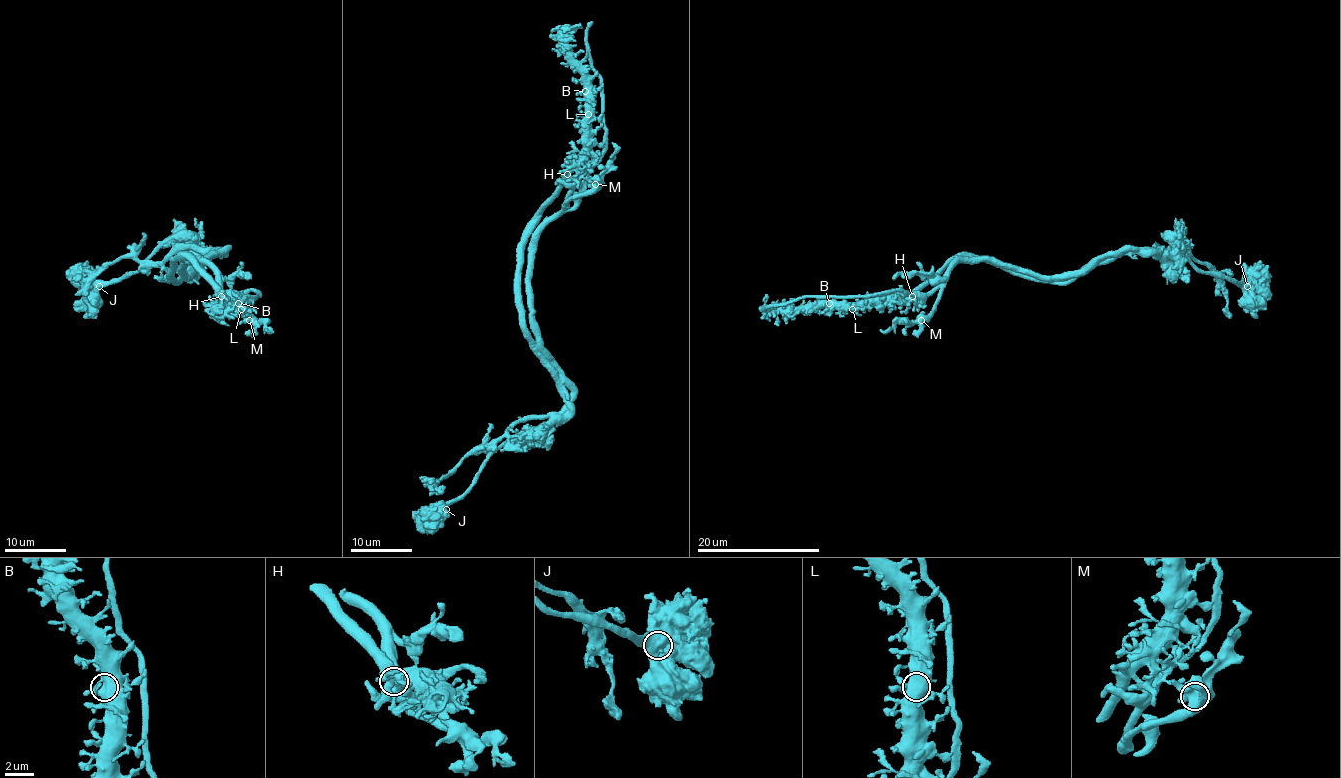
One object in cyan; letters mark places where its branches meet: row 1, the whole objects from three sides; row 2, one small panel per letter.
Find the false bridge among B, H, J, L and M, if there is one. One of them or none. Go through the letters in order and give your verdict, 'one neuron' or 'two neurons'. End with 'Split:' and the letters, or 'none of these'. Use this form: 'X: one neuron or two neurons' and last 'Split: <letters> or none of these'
B: one neuron
H: two neurons
J: one neuron
L: one neuron
M: one neuron
Split: H

